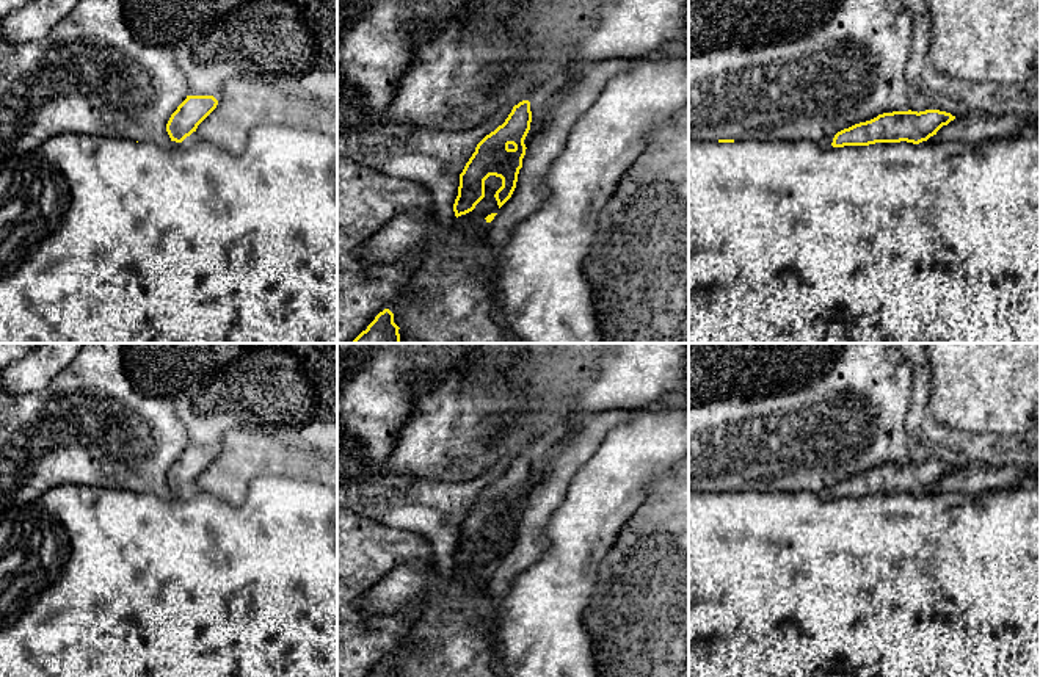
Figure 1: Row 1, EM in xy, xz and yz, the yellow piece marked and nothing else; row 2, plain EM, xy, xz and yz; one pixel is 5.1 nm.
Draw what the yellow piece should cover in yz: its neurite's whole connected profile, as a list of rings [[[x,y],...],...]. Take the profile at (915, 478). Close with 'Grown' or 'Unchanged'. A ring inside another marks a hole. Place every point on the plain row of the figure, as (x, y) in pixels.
[[[940,461],[883,464],[838,483],[831,497],[869,497],[900,492],[919,495],[936,486],[943,476],[954,470],[955,467]]]. Unchanged

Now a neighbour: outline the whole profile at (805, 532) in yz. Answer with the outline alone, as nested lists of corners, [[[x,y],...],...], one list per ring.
[[[1040,484],[999,487],[980,494],[875,494],[827,498],[809,491],[742,491],[689,494],[689,677],[1040,677]]]

